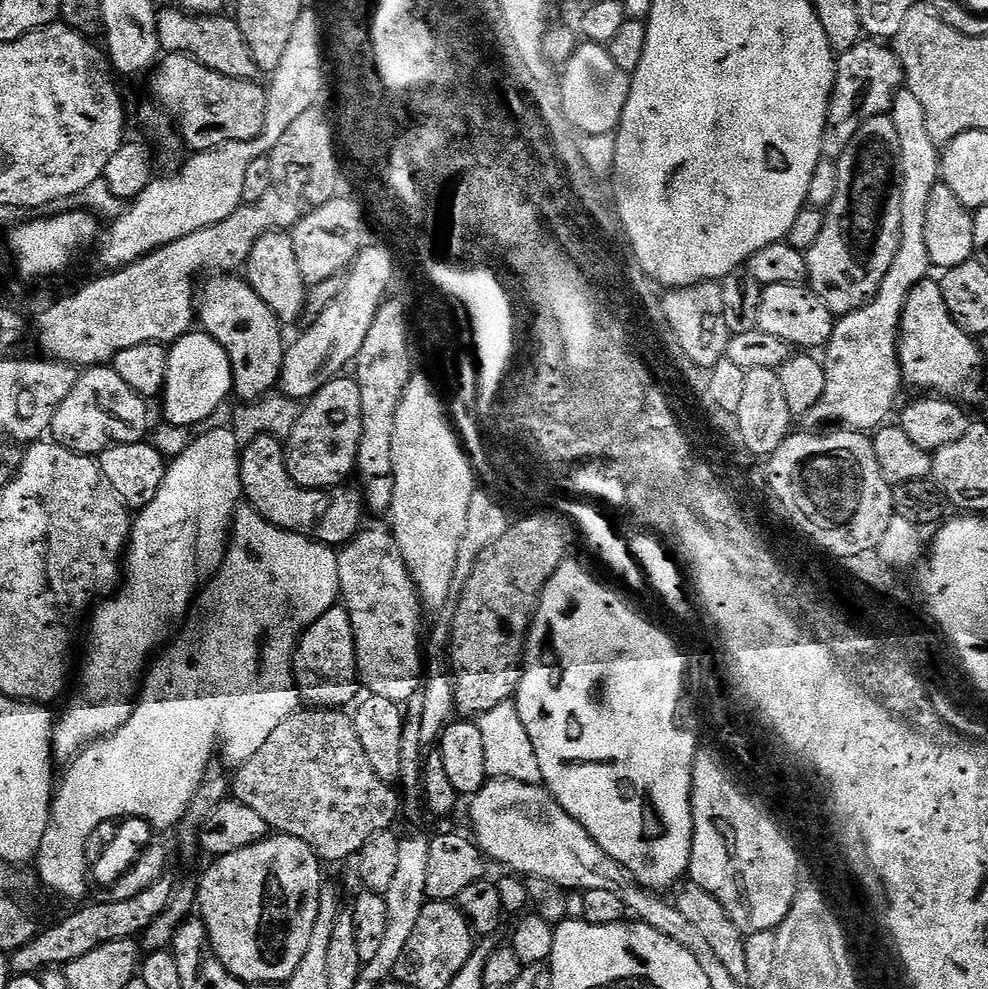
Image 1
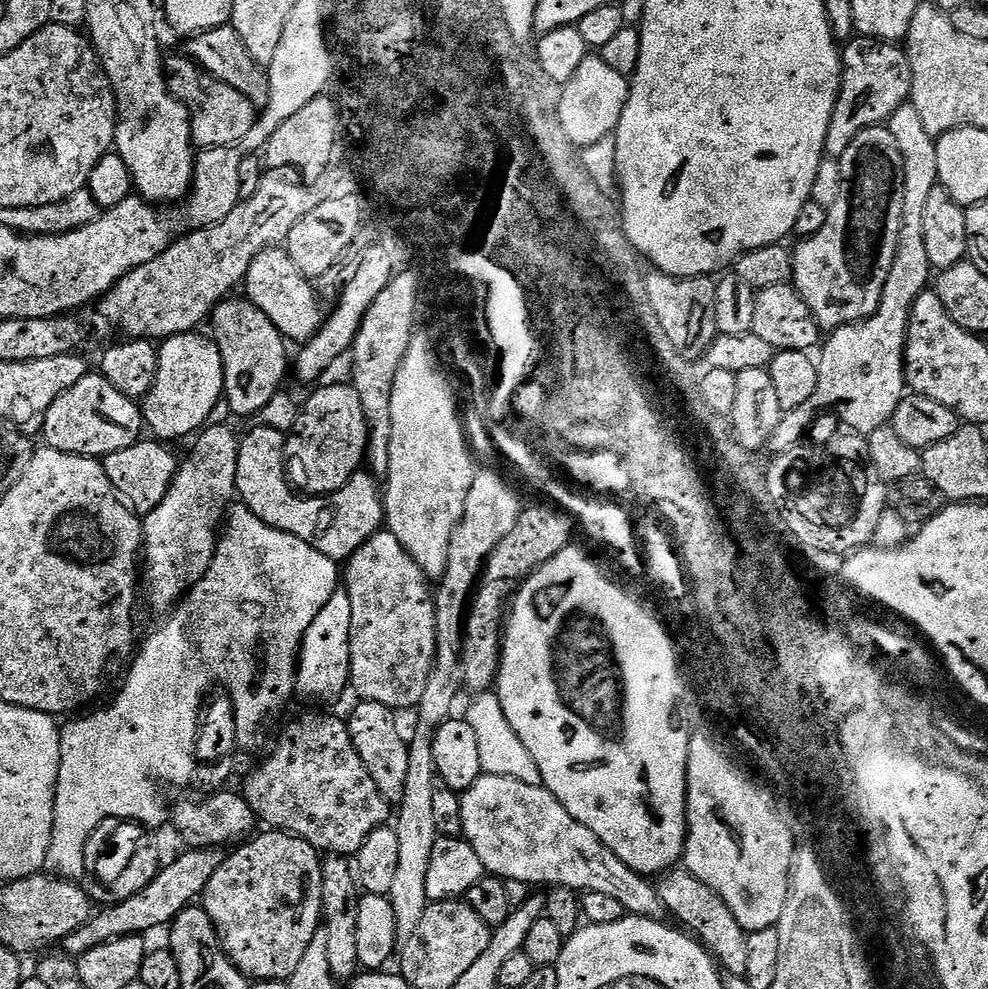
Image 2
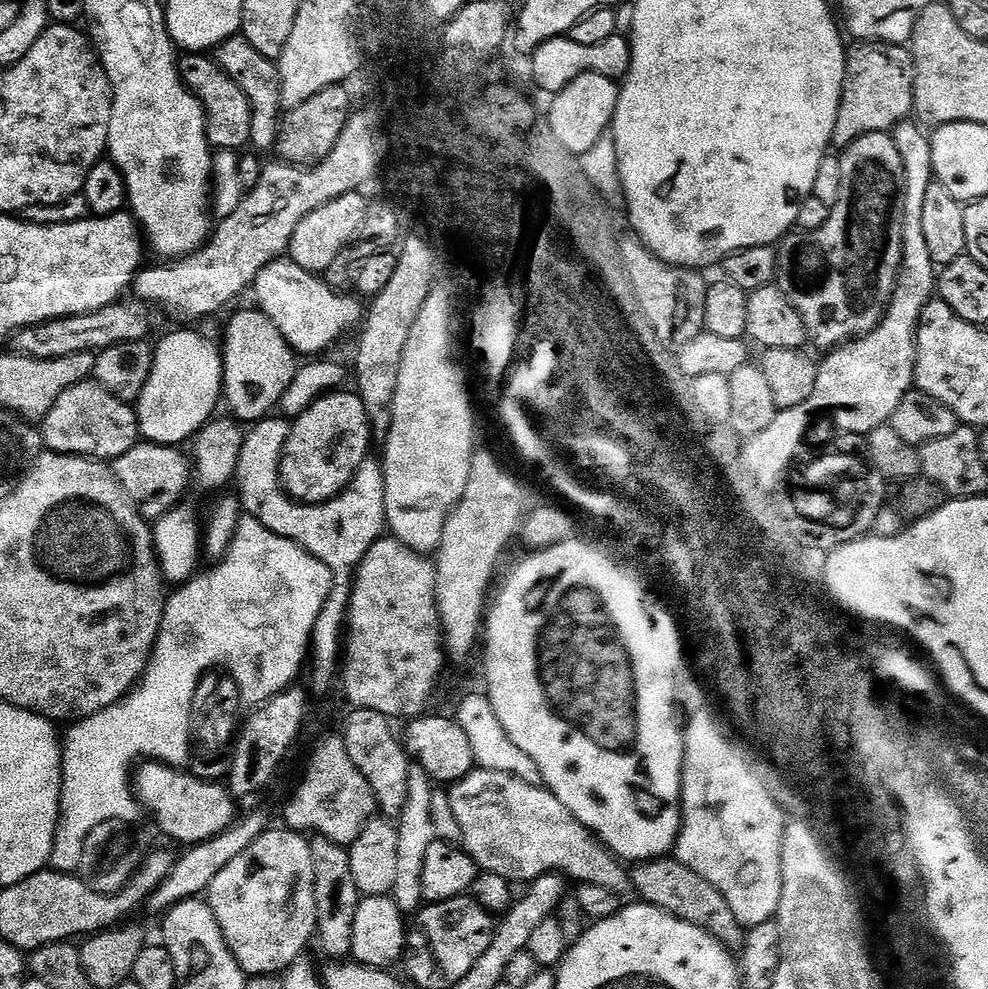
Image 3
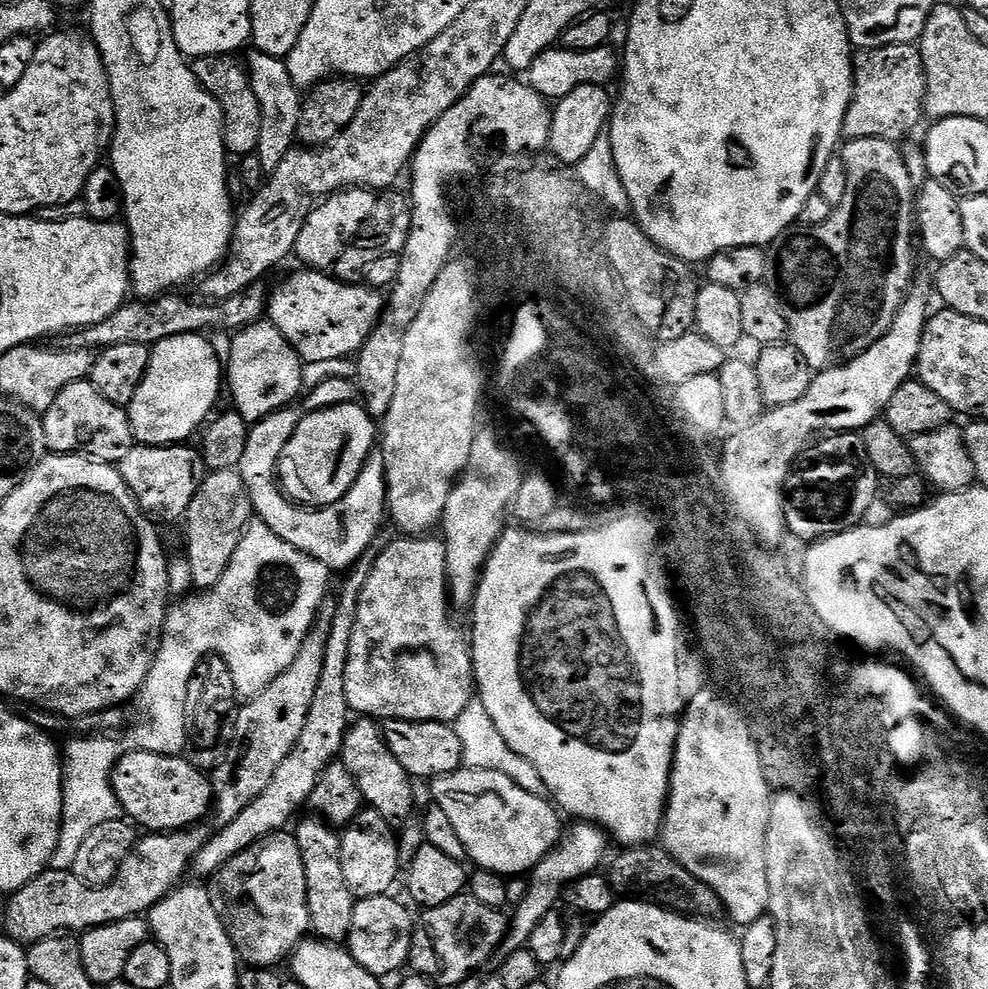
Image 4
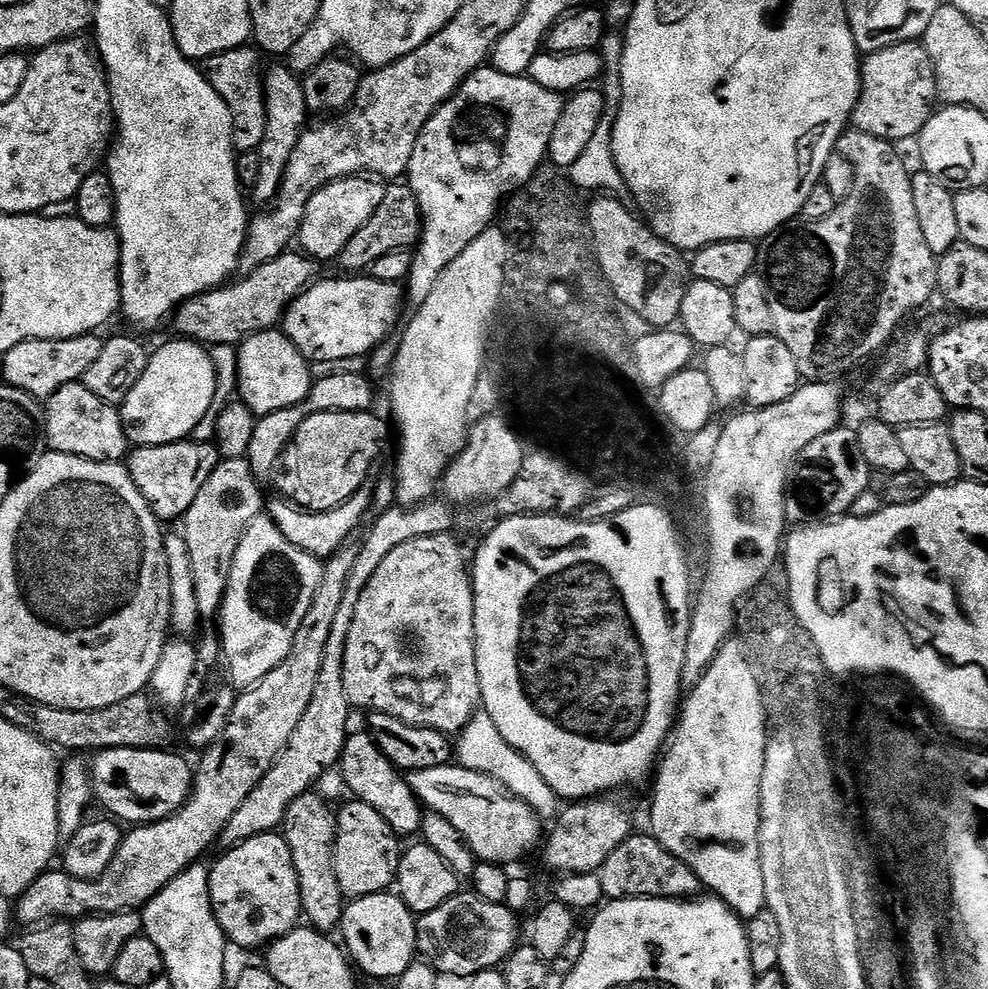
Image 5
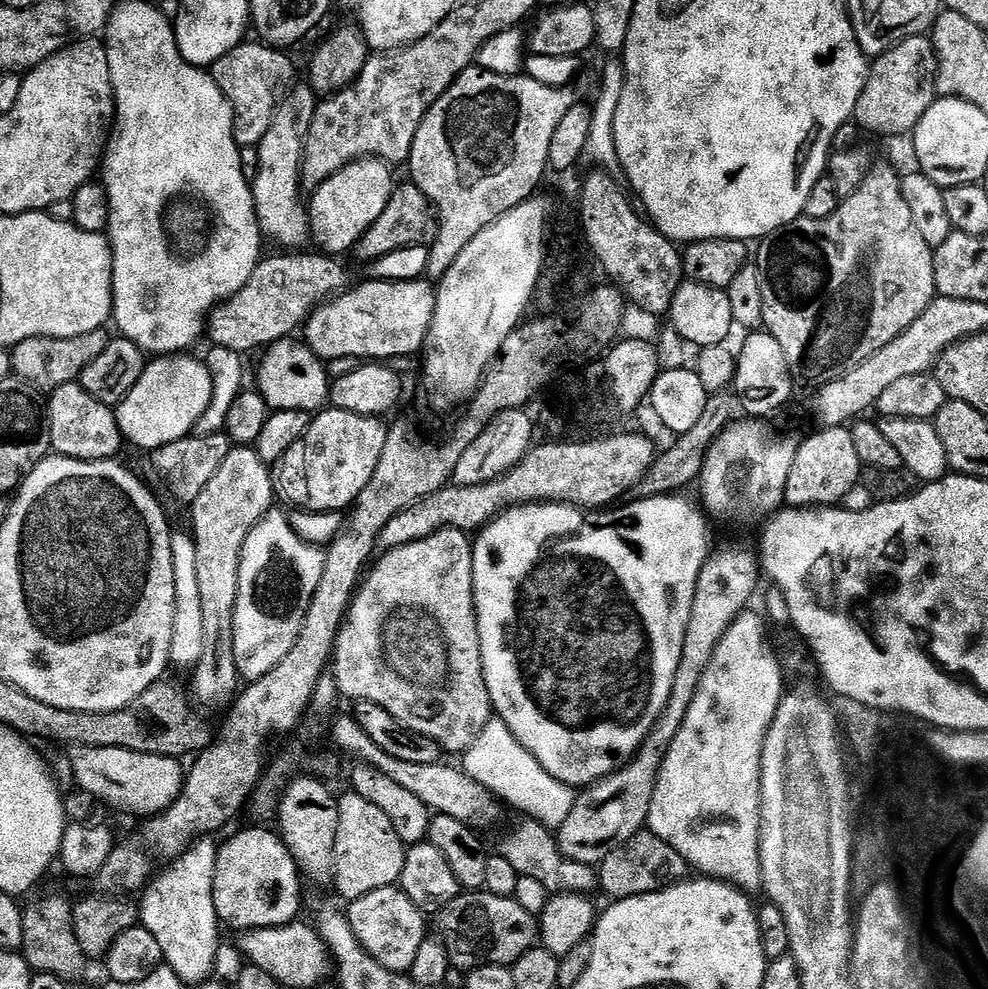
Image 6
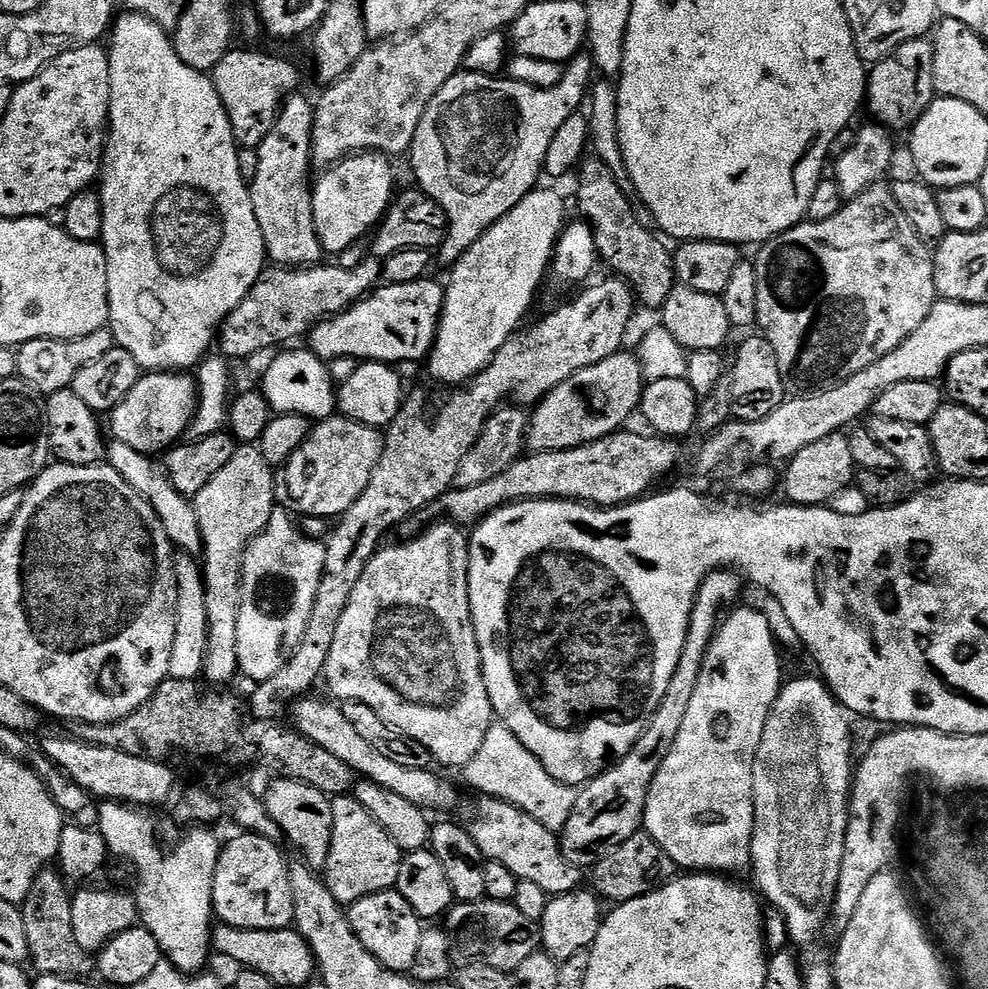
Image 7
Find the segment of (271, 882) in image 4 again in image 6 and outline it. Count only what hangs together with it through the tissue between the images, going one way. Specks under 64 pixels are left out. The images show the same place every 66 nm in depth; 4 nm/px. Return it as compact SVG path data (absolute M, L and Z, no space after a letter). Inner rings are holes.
M267 827L250 828L246 832L240 832L232 836L223 845L219 845L216 854L216 869L214 870L214 906L216 916L221 925L232 928L244 928L240 930L267 930L281 928L283 924L293 923L300 912L300 884L302 877L297 868L290 850L284 845L283 840L275 831L267 832Z

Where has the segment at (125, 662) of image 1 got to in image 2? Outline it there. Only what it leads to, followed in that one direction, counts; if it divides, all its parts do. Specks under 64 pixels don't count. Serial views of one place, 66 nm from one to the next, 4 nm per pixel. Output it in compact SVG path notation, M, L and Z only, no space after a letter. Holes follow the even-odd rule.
M215 424L205 427L195 437L196 449L189 454L185 464L183 461L179 465L170 490L162 498L162 502L158 502L156 509L142 520L144 525L142 588L145 593L148 591L148 600L156 608L168 610L179 604L188 589L193 588L204 577L206 570L210 570L210 562L216 556L218 529L225 519L236 491L235 471L238 467L240 440L230 429Z

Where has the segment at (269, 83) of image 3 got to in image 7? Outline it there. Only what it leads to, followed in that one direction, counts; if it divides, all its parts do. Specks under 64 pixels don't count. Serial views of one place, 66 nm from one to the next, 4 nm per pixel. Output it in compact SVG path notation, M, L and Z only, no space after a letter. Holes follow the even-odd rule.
M293 94L285 99L270 134L266 134L260 147L255 149L256 173L250 176L254 218L258 218L264 235L267 259L276 266L311 266L321 263L325 255L314 230L310 180L308 184L308 168L313 167L314 104L300 95Z

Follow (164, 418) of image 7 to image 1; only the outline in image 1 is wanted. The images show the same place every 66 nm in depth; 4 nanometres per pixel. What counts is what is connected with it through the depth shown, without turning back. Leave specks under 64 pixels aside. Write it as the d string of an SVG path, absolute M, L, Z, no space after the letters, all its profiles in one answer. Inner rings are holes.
M203 330L187 332L168 348L166 382L162 393L164 416L176 428L192 428L208 420L232 392L232 363L228 351Z

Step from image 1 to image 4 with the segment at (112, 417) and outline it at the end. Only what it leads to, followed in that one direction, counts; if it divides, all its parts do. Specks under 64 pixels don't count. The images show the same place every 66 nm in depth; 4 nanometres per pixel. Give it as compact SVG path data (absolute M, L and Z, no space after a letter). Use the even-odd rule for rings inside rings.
M91 379L66 386L66 390L54 398L50 410L43 412L42 419L47 451L52 454L86 456L116 466L134 447L127 407L110 402L110 398L102 398Z

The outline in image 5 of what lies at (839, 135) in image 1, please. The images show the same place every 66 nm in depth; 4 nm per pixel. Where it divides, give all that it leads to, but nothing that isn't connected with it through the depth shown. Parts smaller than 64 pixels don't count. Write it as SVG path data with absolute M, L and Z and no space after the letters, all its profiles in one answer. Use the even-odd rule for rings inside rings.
M907 40L905 44L886 46L877 52L867 53L860 65L860 93L856 99L856 105L852 111L851 127L858 132L874 134L874 138L901 142L919 137L920 132L926 126L928 117L934 111L936 95L936 75L934 74L934 62L930 62L930 54L925 50L923 43L915 40Z

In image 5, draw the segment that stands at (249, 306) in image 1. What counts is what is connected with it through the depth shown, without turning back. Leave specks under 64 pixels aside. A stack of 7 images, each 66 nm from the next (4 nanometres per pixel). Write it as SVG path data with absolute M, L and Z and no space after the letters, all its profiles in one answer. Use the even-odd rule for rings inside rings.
M283 331L259 332L238 348L238 396L256 417L286 410L307 399L314 383L313 369Z

